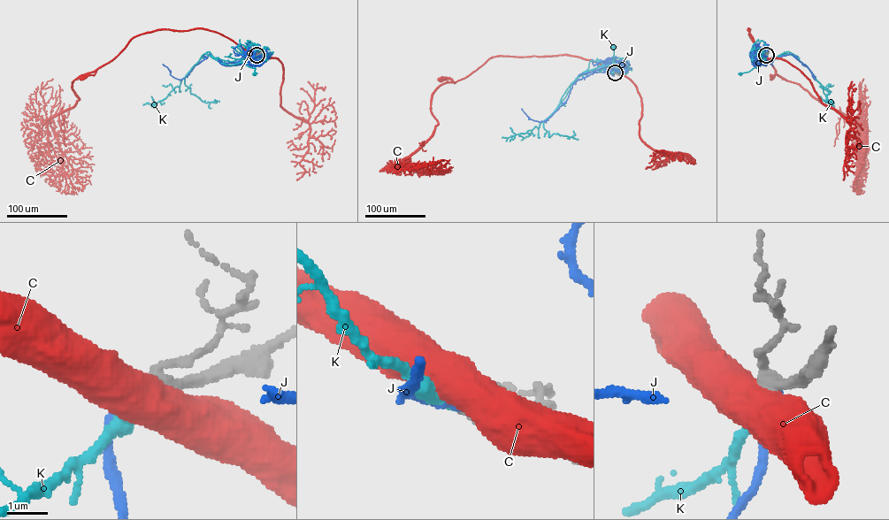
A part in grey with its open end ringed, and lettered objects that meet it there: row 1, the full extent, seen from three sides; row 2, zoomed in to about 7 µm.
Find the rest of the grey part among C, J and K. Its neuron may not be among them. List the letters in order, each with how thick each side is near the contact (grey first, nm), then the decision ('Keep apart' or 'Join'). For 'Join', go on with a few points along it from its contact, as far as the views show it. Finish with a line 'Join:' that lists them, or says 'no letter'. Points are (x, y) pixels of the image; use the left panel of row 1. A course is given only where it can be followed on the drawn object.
C: Thickness 320 nm (grey) against 800 nm. Keep apart
J: Thickness 340 nm (grey) against 100 nm. Keep apart
K: Thickness 320 nm (grey) against 260 nm. Join. Its course: (256, 55), (243, 63), (255, 67), (254, 73)
Join: K

